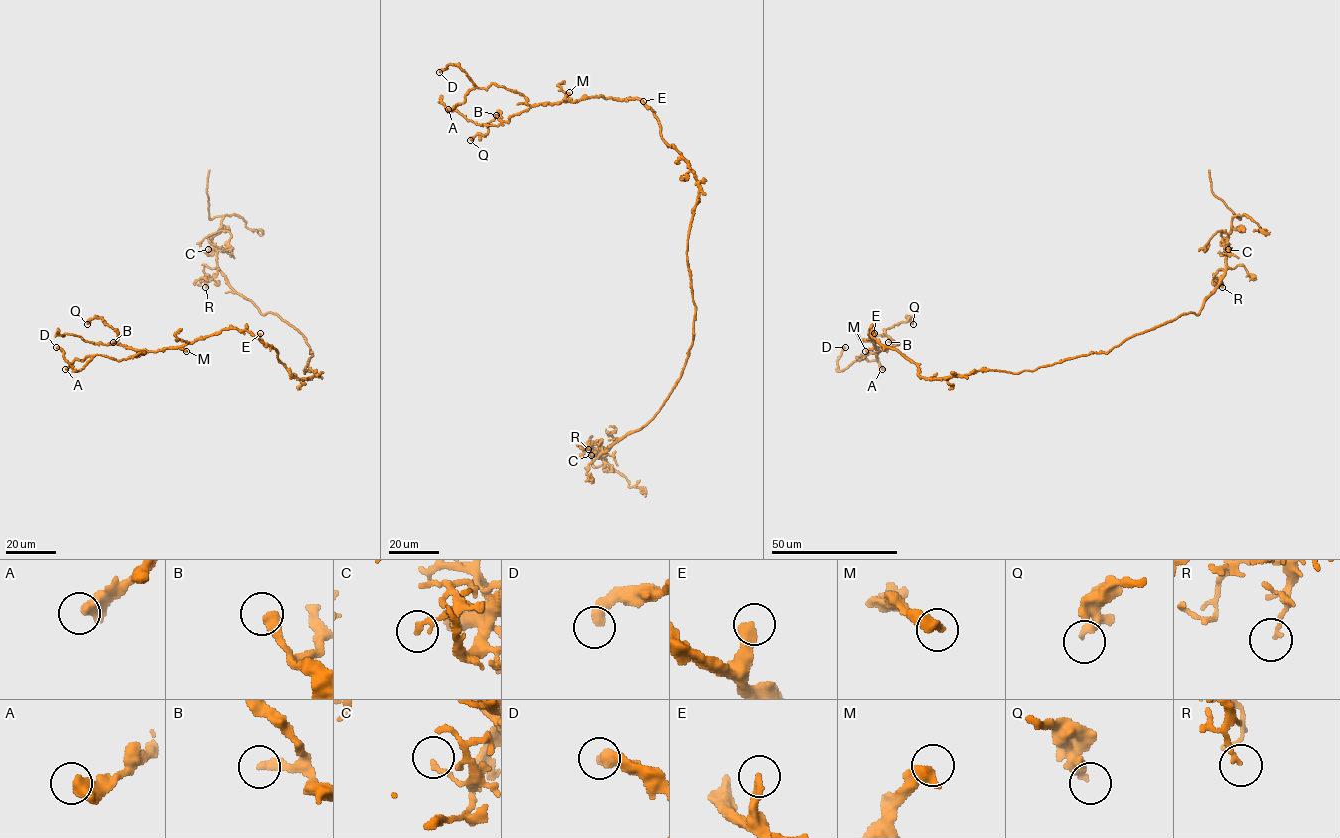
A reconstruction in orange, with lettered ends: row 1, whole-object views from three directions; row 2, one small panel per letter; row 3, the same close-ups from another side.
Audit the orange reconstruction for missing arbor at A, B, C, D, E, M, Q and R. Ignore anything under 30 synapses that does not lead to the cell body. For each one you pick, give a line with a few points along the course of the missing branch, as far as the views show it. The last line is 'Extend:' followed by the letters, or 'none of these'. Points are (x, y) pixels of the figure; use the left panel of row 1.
Extend: none of these

